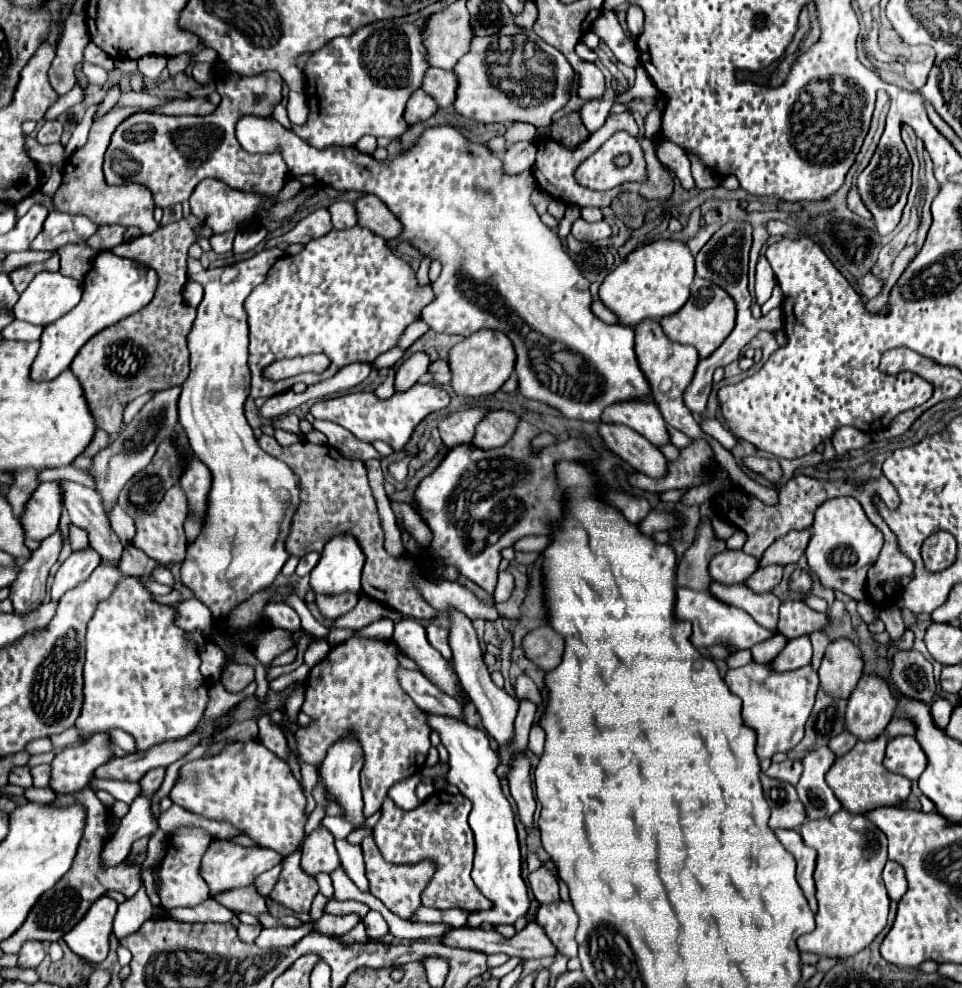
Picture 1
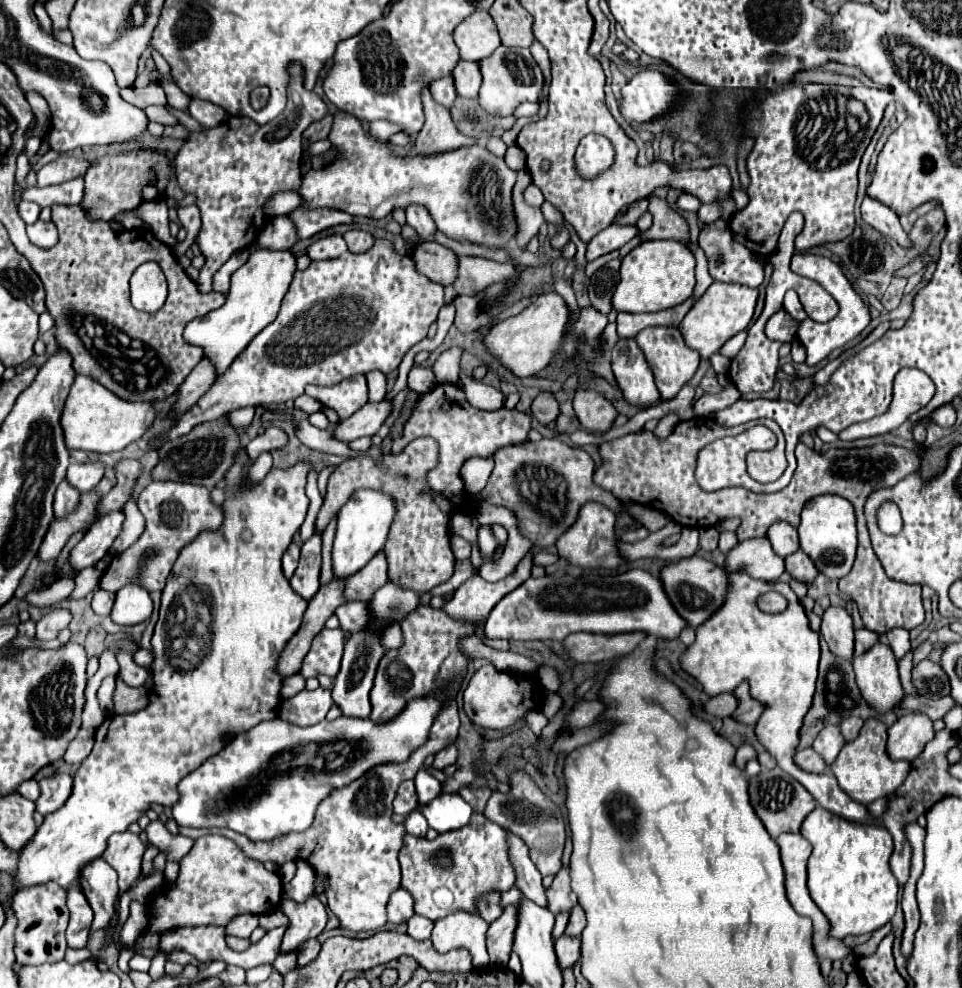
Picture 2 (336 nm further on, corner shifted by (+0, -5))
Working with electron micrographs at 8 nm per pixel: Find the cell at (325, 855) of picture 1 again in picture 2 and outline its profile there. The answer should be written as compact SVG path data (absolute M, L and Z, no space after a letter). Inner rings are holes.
M309 895L305 903L297 903L293 899L281 899L279 909L289 917L289 929L285 931L281 953L299 949L307 939L317 937L325 923L327 923L327 911L325 905L317 899L317 895Z

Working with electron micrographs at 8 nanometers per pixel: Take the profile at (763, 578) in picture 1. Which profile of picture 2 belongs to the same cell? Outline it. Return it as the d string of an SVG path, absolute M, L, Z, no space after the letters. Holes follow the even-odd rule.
M799 549L799 551L795 551L793 555L789 555L787 559L785 559L785 567L787 567L787 573L793 577L793 579L797 579L797 581L803 581L803 583L807 583L807 581L813 581L815 577L817 577L817 567L813 565L813 561Z

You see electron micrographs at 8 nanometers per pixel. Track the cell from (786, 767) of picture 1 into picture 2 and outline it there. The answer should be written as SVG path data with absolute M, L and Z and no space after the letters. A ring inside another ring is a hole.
M811 747L797 751L795 763L807 773L825 773L825 761L821 761L821 757L817 757L817 753Z

